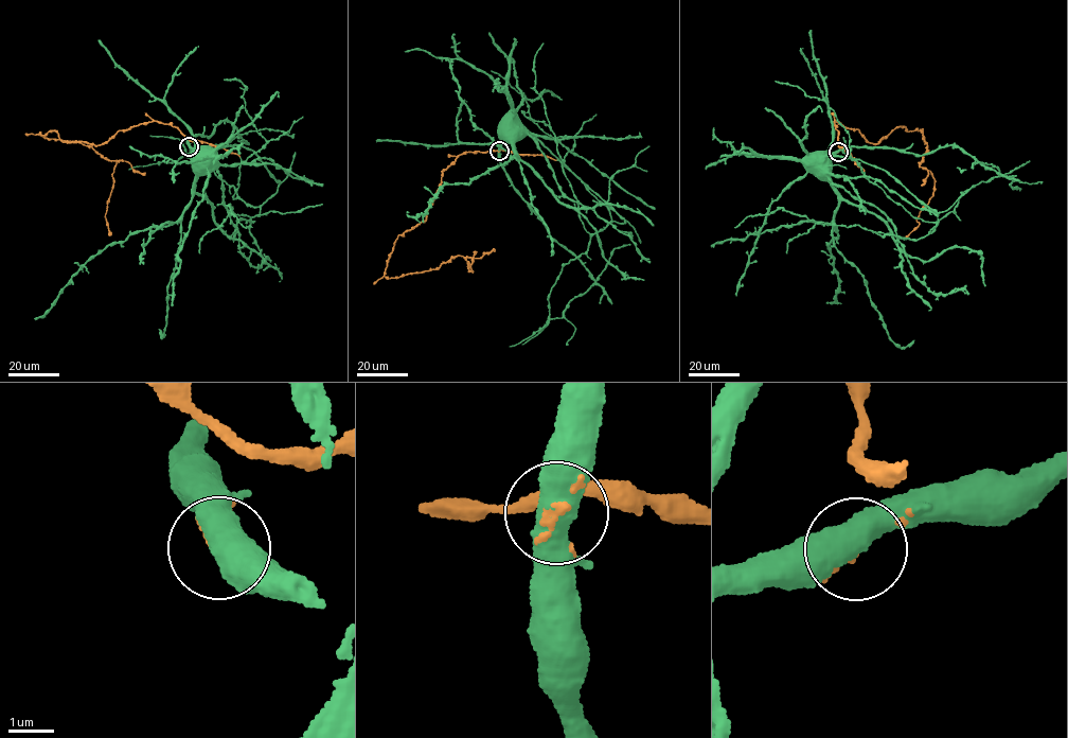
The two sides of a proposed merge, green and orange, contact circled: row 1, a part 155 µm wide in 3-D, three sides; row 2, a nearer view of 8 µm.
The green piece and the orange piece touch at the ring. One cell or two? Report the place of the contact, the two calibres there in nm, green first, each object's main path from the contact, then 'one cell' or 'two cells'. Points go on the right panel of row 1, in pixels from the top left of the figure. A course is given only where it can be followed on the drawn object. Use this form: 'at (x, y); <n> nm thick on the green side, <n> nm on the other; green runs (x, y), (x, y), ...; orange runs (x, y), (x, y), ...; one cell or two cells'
at (838, 152); 550 nm thick on the green side, 120 nm on the other; green runs (838, 152), (813, 155), (808, 159); orange runs (838, 152), (834, 121), (873, 144), (901, 126), (923, 134), (919, 165), (933, 195), (904, 239); one cell

